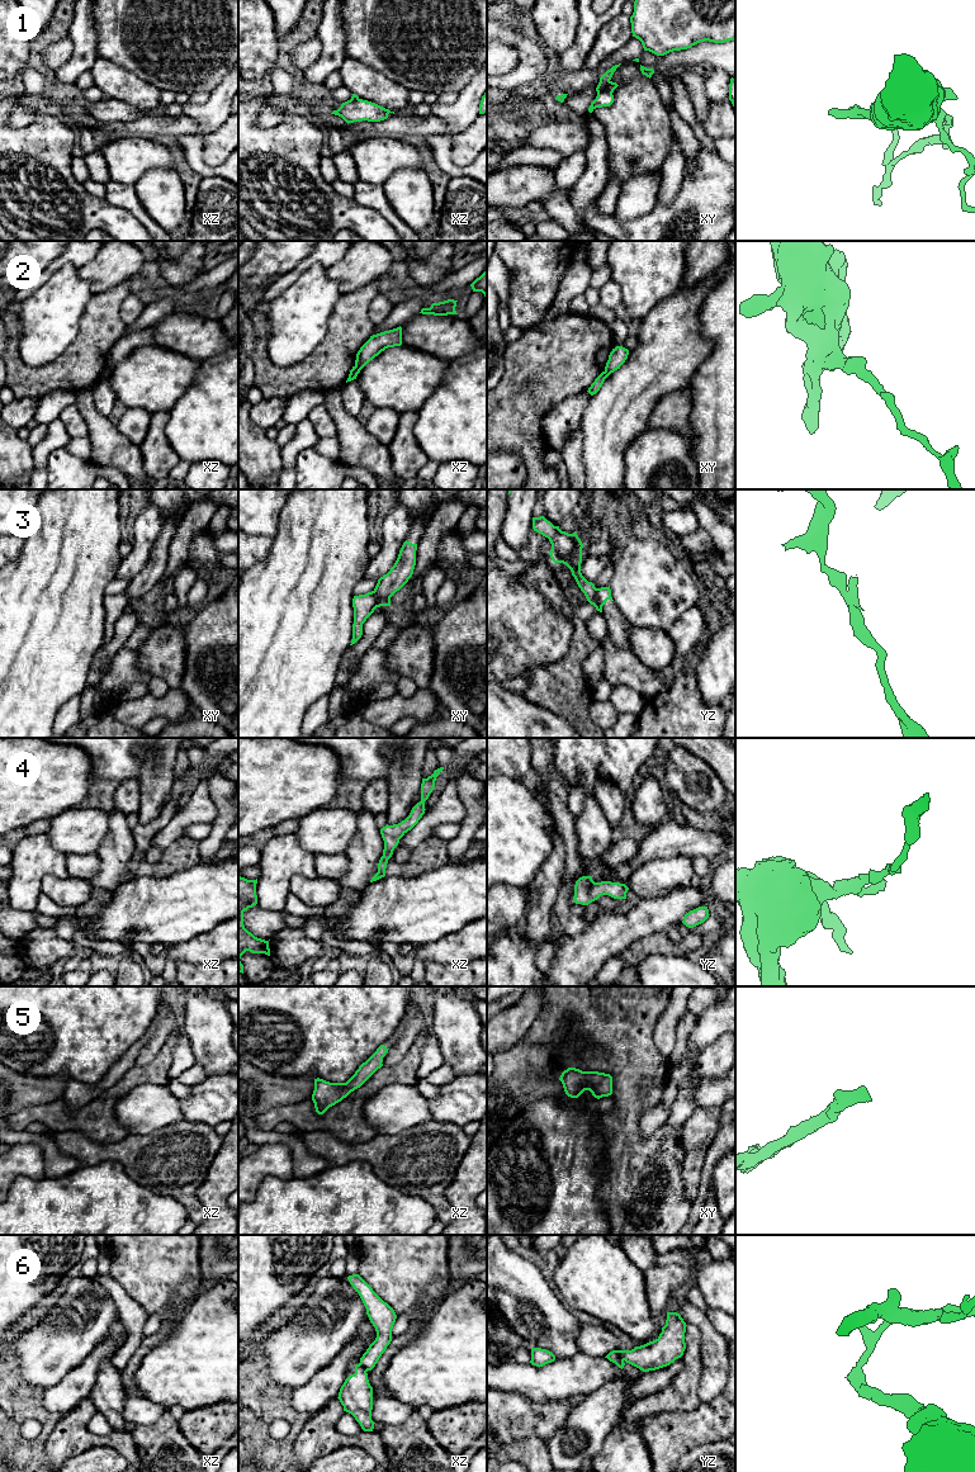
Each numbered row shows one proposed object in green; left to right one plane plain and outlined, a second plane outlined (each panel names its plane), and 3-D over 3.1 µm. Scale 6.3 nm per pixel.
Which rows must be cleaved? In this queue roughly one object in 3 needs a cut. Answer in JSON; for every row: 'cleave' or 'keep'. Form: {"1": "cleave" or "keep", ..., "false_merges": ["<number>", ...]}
{"1": "cleave", "2": "cleave", "3": "cleave", "4": "keep", "5": "keep", "6": "cleave", "false_merges": ["1", "2", "3", "6"]}

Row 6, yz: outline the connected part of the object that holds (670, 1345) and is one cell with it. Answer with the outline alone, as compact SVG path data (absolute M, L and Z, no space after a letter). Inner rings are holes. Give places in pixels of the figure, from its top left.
M667 1312L666 1325L655 1340L631 1350L619 1350L619 1355L643 1372L667 1367L683 1355L686 1326L680 1314Z

